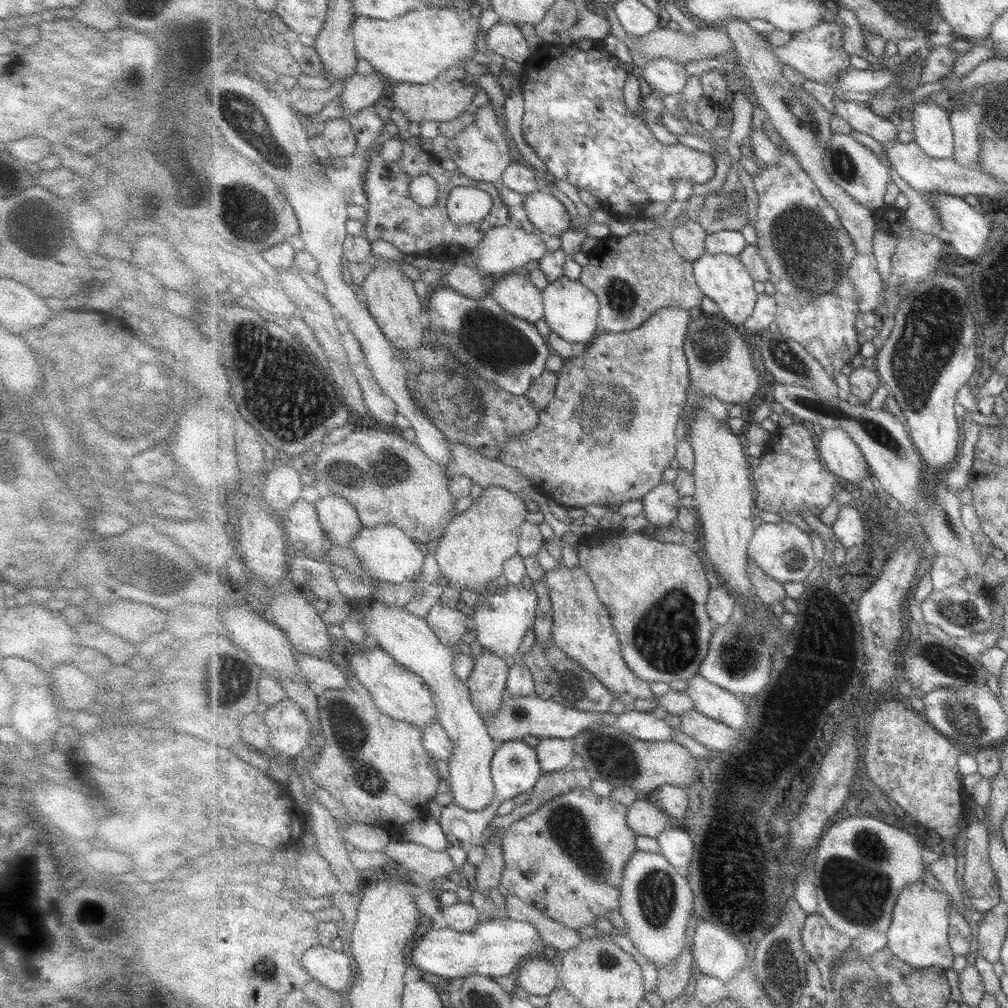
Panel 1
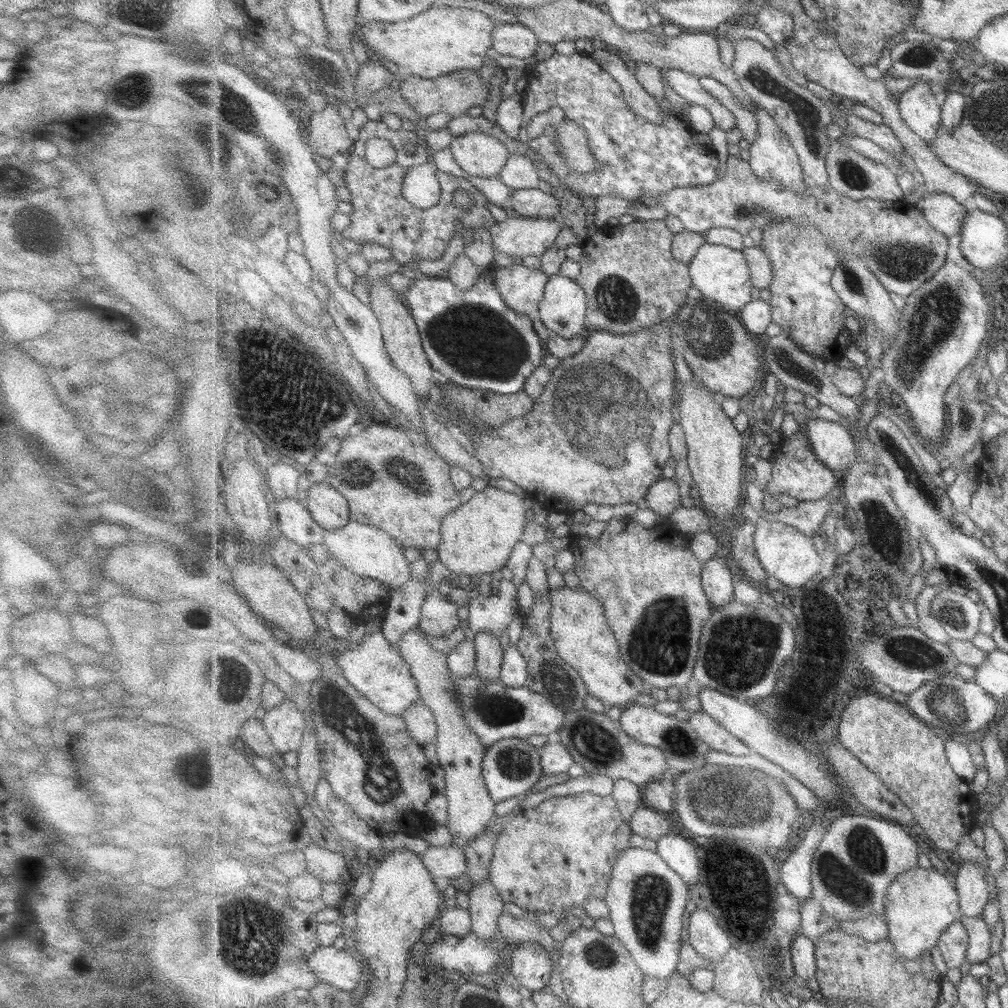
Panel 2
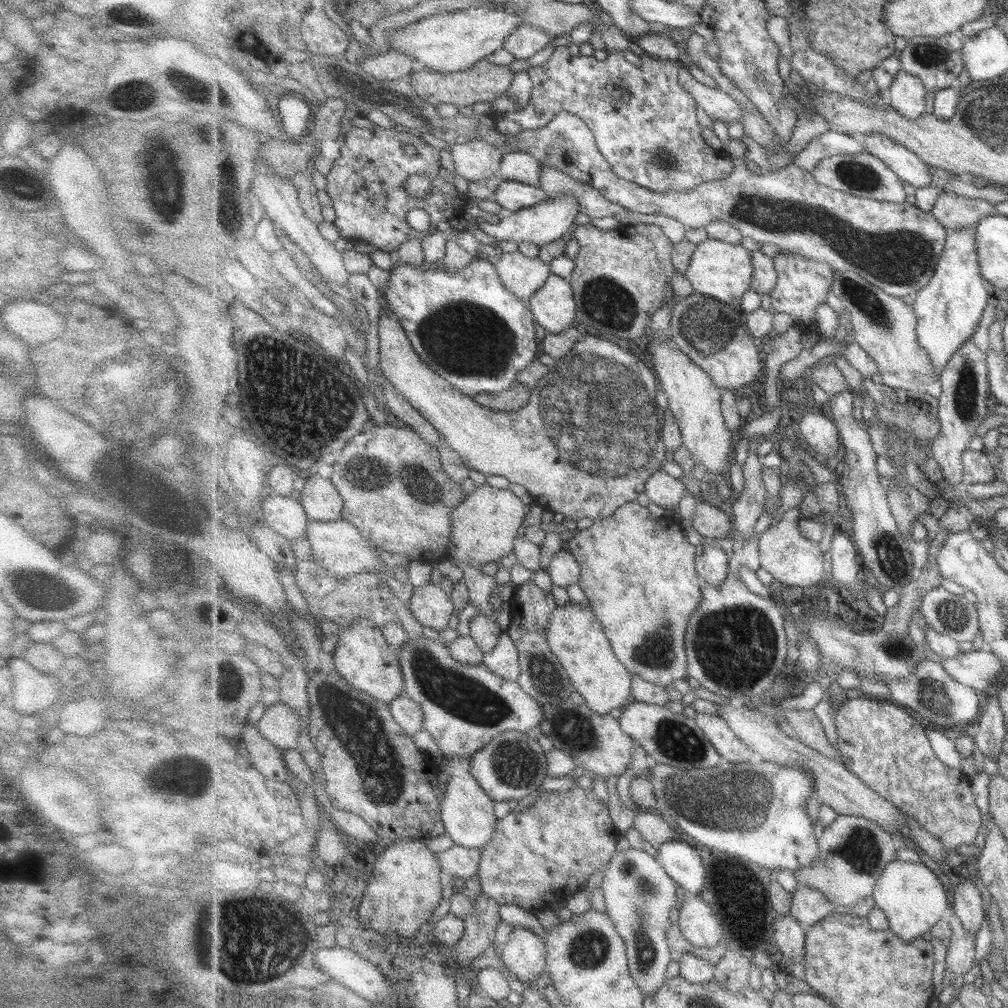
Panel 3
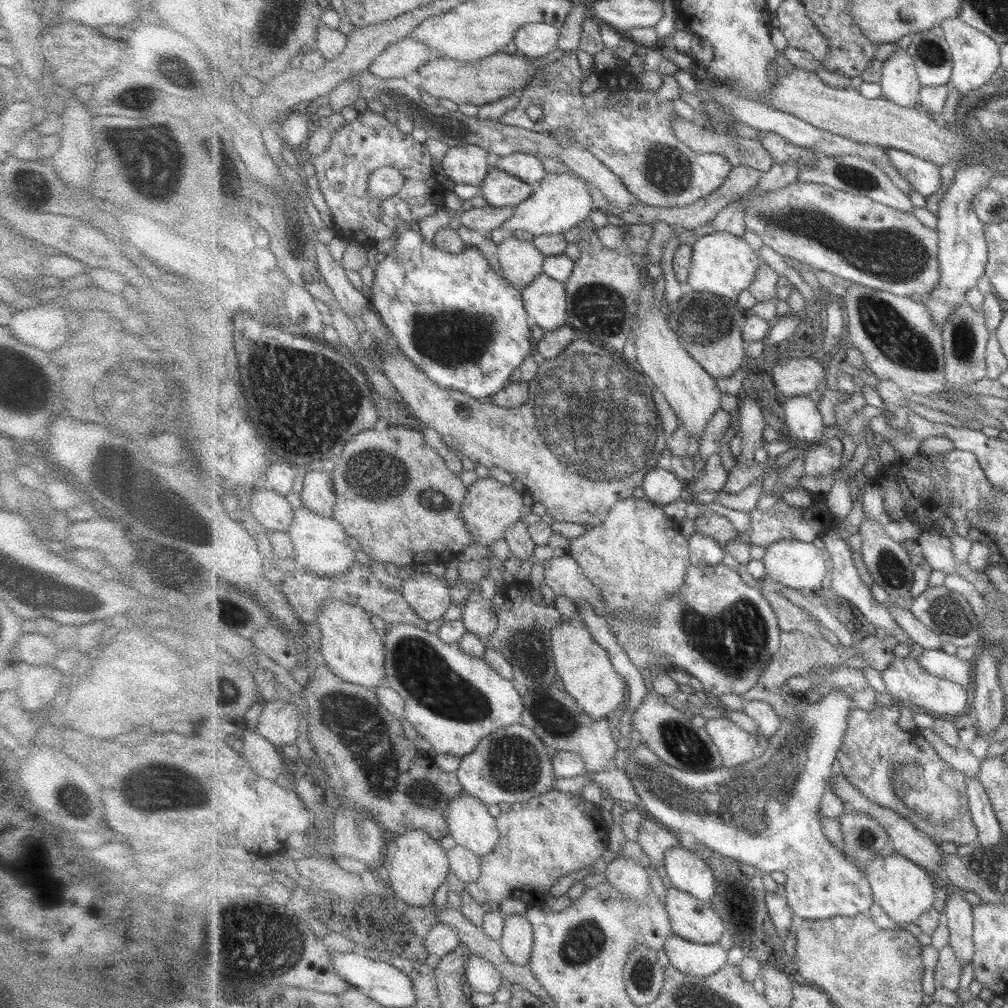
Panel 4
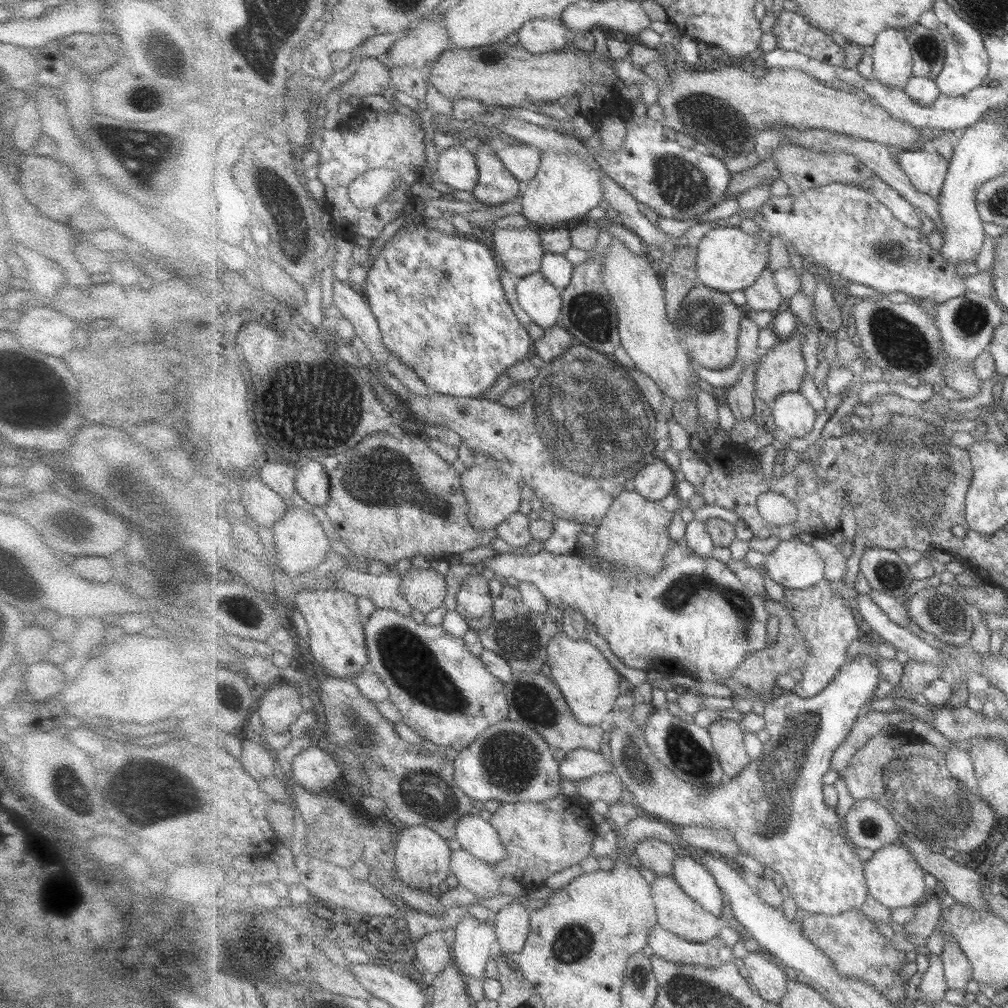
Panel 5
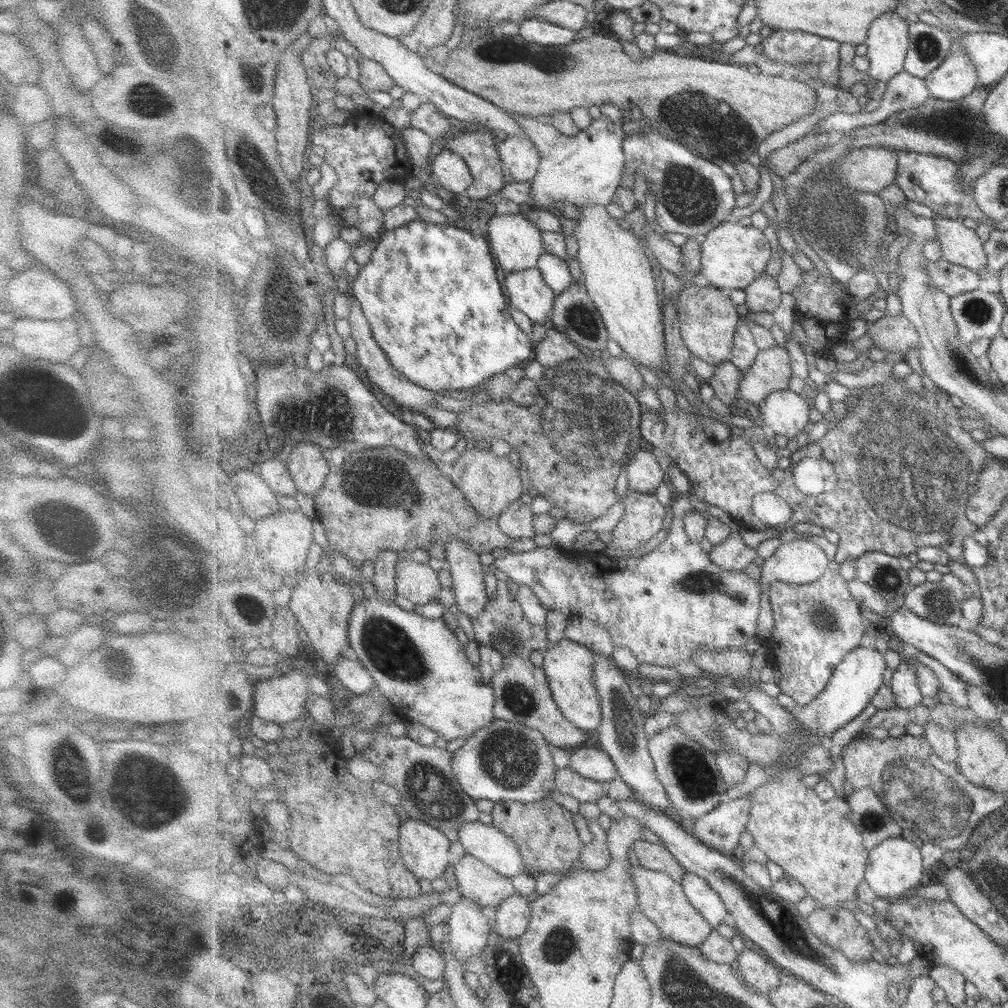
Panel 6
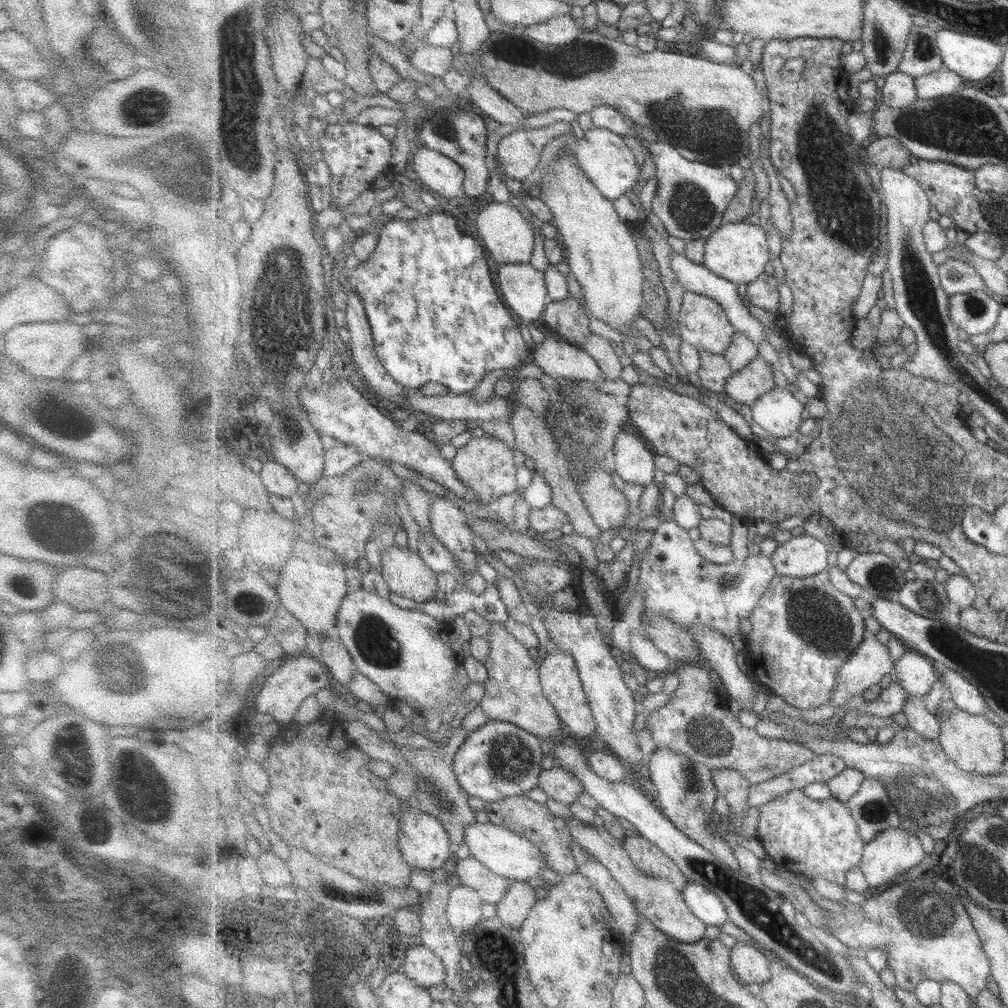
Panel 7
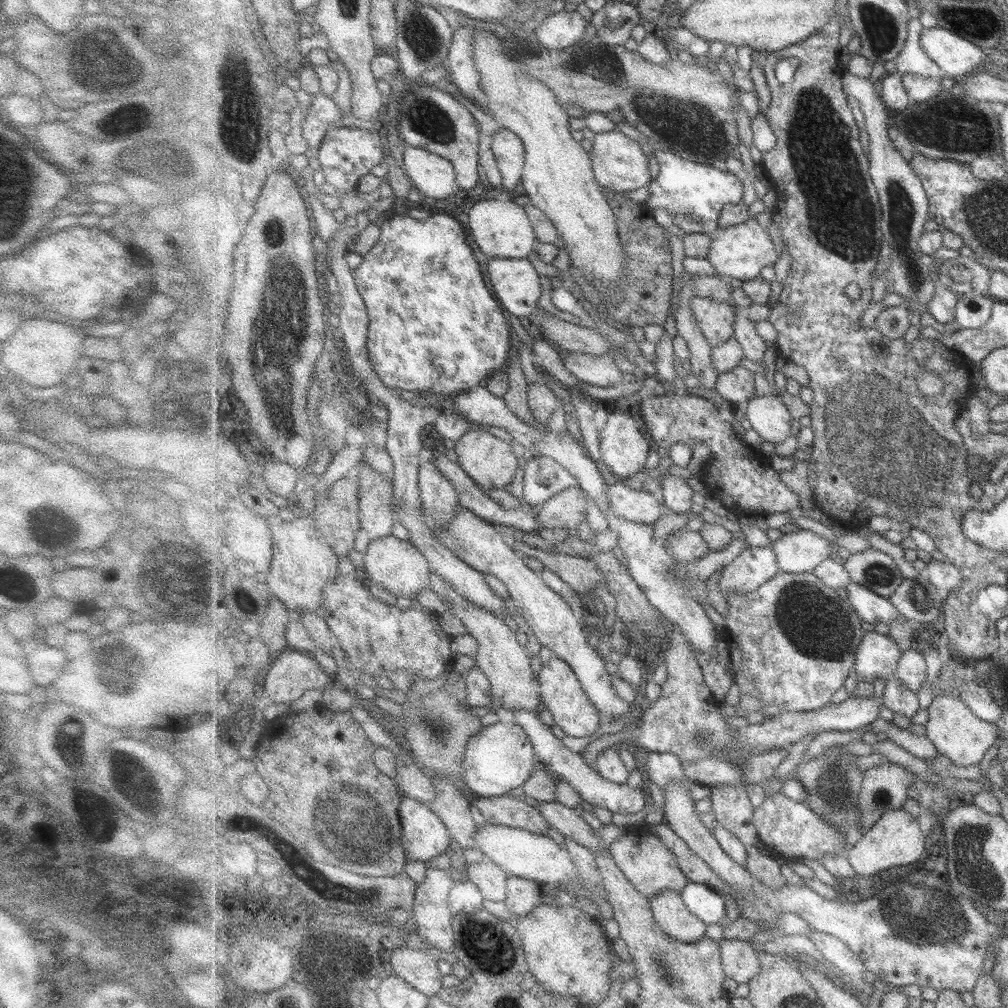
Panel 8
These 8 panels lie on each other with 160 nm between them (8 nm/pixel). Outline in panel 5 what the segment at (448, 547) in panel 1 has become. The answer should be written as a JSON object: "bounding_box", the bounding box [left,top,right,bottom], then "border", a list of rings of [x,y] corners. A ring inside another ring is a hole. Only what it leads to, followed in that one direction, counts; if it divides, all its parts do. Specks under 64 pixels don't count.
{"bounding_box":[461,464,521,530],"border":[[[473,464],[461,474],[463,491],[470,504],[470,521],[477,530],[496,530],[511,515],[519,513],[521,506],[521,486],[509,480],[496,464]]]}

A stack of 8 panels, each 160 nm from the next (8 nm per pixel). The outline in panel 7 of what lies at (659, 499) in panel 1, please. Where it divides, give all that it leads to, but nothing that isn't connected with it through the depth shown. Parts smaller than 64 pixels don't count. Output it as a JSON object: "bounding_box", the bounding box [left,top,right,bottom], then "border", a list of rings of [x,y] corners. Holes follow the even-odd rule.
{"bounding_box":[612,431,656,488],"border":[[[621,431],[615,438],[615,447],[612,450],[615,472],[623,481],[639,484],[643,488],[653,483],[656,454],[647,450],[641,438]]]}

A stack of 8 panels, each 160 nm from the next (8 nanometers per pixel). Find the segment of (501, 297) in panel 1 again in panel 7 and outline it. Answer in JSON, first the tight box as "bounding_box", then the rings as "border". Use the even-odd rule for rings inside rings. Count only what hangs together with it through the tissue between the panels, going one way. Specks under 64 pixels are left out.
{"bounding_box":[476,202,535,264],"border":[[[492,202],[480,208],[476,219],[479,240],[494,261],[501,264],[529,263],[535,248],[535,232],[531,223],[510,202]]]}

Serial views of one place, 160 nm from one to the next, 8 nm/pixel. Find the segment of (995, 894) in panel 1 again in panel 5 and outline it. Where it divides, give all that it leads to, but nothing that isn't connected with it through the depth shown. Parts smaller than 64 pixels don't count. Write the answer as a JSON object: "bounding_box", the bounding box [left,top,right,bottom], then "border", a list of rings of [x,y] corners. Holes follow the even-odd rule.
{"bounding_box":[941,942,973,990],"border":[[[948,942],[941,954],[943,970],[945,970],[945,982],[949,990],[965,990],[967,984],[973,981],[973,966],[969,958],[961,952],[959,944]]]}

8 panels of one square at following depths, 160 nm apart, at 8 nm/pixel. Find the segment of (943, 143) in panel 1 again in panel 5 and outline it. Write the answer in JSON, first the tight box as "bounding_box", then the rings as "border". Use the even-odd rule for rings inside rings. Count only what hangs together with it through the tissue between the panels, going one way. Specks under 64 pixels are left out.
{"bounding_box":[872,29,914,91],"border":[[[888,29],[872,46],[874,77],[891,88],[905,91],[914,76],[913,47],[907,32]]]}

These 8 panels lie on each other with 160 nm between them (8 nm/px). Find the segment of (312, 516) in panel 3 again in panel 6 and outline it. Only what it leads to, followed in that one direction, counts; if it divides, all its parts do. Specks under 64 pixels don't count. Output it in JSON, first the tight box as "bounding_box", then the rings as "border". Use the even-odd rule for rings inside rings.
{"bounding_box":[287,444,333,498],"border":[[[299,444],[299,446],[295,448],[295,452],[293,452],[293,456],[291,456],[289,462],[287,462],[288,469],[292,474],[298,490],[312,498],[315,498],[315,495],[323,488],[328,474],[333,470],[333,467],[329,465],[327,458],[324,456],[324,451],[324,449],[317,445]]]}

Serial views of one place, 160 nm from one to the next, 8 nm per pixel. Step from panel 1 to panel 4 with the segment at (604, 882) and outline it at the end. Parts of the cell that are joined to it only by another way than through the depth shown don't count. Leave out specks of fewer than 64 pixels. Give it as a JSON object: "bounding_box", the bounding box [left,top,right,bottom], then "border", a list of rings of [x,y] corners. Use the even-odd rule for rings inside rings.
{"bounding_box":[465,788,609,909],"border":[[[553,788],[535,795],[530,801],[511,805],[510,811],[501,812],[497,819],[500,830],[498,845],[482,858],[482,876],[475,882],[465,884],[475,902],[483,906],[499,906],[509,898],[521,900],[527,909],[545,906],[551,888],[559,882],[559,878],[581,868],[590,868],[609,850],[609,827],[603,820],[601,808],[589,802],[582,793],[559,792]]]}

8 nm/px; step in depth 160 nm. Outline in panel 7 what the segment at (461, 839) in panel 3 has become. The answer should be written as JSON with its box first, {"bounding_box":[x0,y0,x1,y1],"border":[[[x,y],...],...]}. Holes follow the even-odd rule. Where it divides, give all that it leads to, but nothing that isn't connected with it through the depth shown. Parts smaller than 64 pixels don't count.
{"bounding_box":[465,823,548,882],"border":[[[495,823],[469,825],[466,830],[465,844],[469,848],[469,856],[475,857],[487,868],[498,875],[510,878],[512,881],[525,882],[530,878],[539,877],[543,868],[548,868],[545,854],[540,847],[531,842],[525,835],[511,830],[509,827],[497,826]]]}

